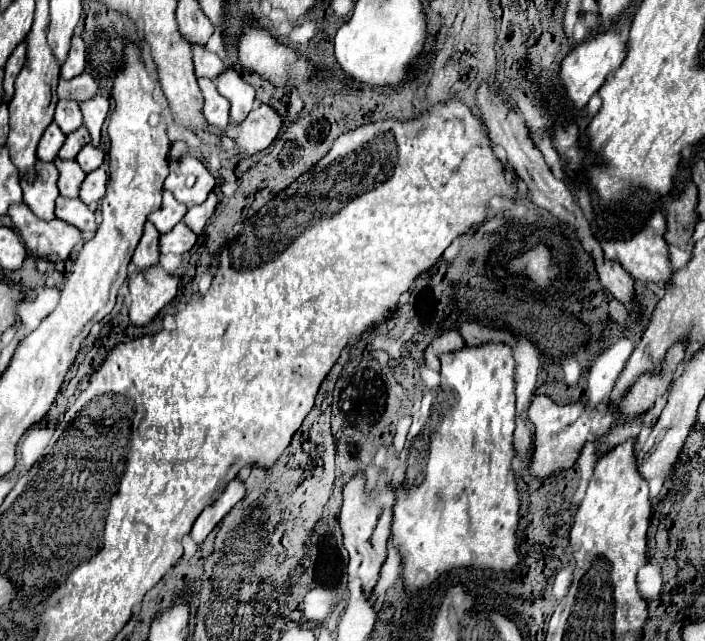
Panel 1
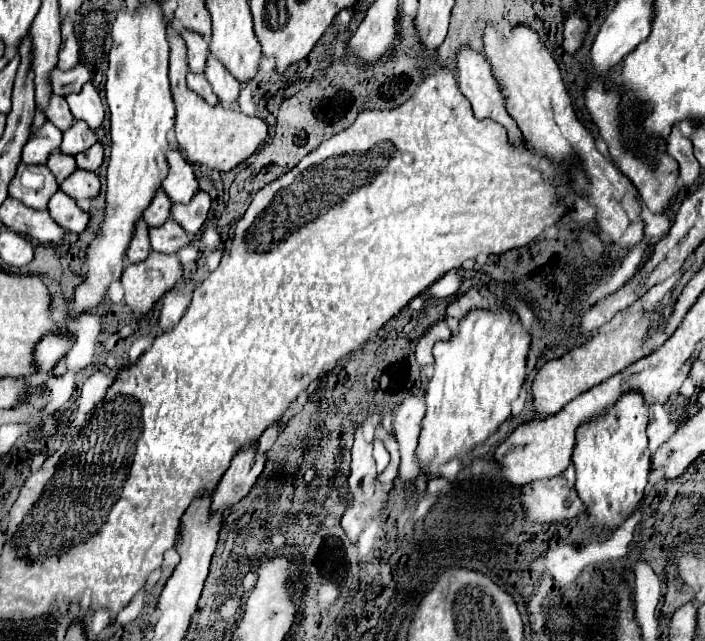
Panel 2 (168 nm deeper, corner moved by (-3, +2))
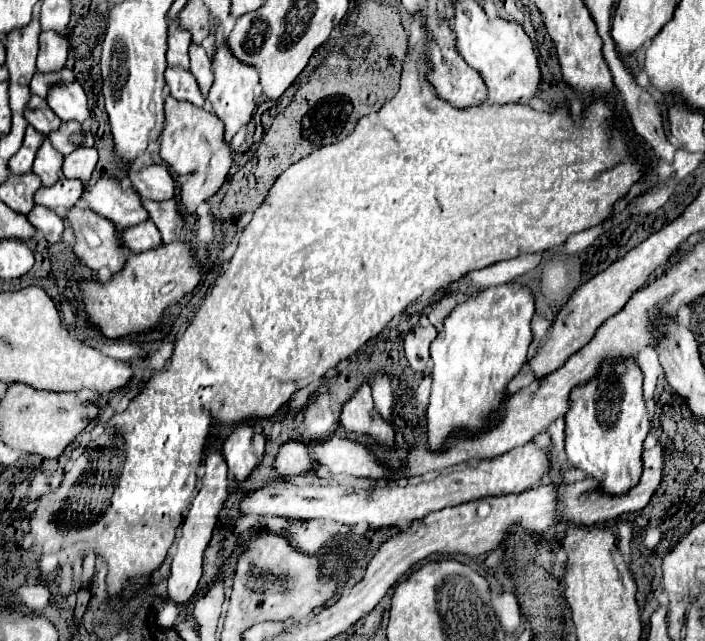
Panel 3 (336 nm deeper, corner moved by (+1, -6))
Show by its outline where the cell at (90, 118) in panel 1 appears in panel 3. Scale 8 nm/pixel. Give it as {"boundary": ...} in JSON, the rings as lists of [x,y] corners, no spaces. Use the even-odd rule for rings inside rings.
{"boundary":[[[79,82],[53,86],[47,96],[47,104],[63,122],[73,120],[73,122],[83,124],[91,116],[87,108],[87,94]]]}

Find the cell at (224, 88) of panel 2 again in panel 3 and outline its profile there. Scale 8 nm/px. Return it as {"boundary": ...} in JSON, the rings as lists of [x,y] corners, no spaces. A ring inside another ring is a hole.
{"boundary":[[[191,44],[189,56],[191,56],[191,74],[197,78],[199,88],[207,94],[209,88],[213,86],[213,80],[215,80],[211,60],[209,60],[207,52],[203,50],[203,46],[197,46],[197,44]]]}

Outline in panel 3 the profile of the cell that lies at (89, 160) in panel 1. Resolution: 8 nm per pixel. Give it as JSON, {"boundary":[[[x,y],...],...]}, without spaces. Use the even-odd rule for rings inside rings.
{"boundary":[[[77,148],[63,162],[63,174],[67,178],[77,178],[81,182],[89,182],[91,174],[97,164],[97,150],[95,148]]]}

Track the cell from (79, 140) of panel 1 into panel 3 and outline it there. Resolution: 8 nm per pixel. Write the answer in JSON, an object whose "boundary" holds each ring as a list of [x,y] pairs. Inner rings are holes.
{"boundary":[[[63,122],[59,130],[49,134],[49,140],[53,144],[55,150],[59,150],[63,156],[71,154],[73,150],[77,150],[79,146],[83,146],[87,142],[87,146],[93,146],[93,136],[91,132],[83,132],[83,126],[77,122]]]}

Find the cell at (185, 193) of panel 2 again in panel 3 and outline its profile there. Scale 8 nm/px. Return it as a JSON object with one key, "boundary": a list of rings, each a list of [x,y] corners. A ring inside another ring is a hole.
{"boundary":[[[161,164],[143,166],[137,170],[129,170],[135,190],[143,200],[173,200],[175,198],[175,180],[169,168]]]}

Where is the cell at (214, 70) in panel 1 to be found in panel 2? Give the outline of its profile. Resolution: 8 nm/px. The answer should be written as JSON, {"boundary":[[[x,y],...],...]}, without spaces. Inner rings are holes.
{"boundary":[[[181,32],[181,38],[187,46],[187,64],[191,72],[203,72],[205,70],[205,58],[209,52],[209,44],[197,34],[197,32]]]}

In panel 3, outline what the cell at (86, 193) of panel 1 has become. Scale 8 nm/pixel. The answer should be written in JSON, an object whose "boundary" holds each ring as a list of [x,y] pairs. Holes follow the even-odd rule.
{"boundary":[[[61,178],[51,188],[41,186],[39,192],[35,194],[35,204],[41,204],[41,206],[51,208],[51,210],[69,210],[77,204],[83,190],[85,190],[83,182]]]}

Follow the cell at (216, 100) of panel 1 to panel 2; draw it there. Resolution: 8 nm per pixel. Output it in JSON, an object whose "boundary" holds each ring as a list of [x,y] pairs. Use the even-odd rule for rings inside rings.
{"boundary":[[[189,72],[189,74],[187,74],[187,86],[189,86],[195,94],[199,94],[207,104],[215,106],[215,104],[219,102],[217,96],[215,96],[213,90],[211,90],[211,84],[207,84],[207,78],[205,78],[203,74],[193,74],[193,72]]]}

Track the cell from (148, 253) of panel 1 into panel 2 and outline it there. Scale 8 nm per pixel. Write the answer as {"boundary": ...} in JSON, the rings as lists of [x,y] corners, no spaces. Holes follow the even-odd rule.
{"boundary":[[[139,220],[139,224],[135,224],[135,240],[131,240],[131,250],[127,250],[129,262],[141,262],[147,258],[147,254],[151,250],[147,230],[149,230],[149,226],[145,220]]]}

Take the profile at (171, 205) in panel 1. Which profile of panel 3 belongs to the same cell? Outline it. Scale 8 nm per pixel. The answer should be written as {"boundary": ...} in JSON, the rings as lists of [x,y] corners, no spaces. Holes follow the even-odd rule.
{"boundary":[[[99,178],[93,184],[85,186],[83,198],[89,202],[89,208],[109,218],[119,228],[133,228],[149,220],[149,212],[143,206],[141,196],[133,186],[125,188],[113,178]]]}

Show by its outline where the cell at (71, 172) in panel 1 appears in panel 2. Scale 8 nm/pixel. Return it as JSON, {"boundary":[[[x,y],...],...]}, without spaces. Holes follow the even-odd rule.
{"boundary":[[[55,150],[49,158],[47,158],[47,168],[51,168],[51,172],[55,174],[57,182],[63,182],[67,176],[71,176],[77,166],[71,154],[63,154],[61,150]]]}

